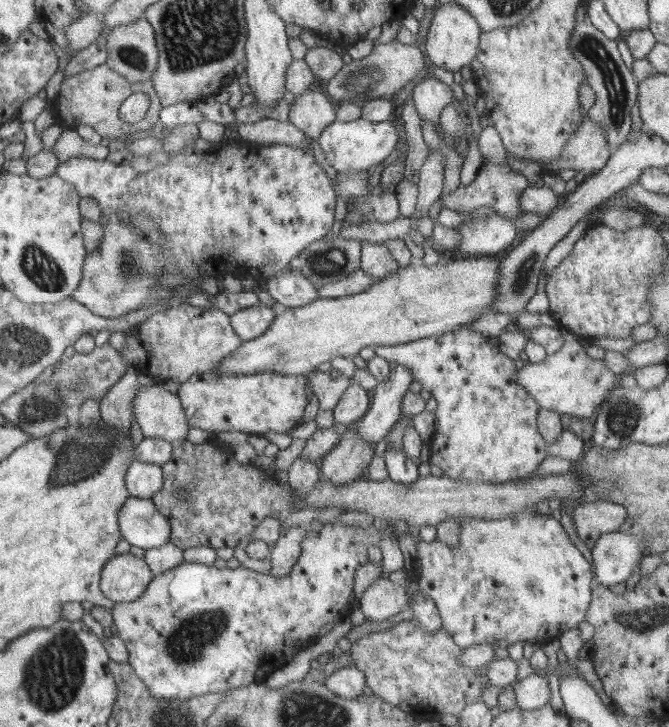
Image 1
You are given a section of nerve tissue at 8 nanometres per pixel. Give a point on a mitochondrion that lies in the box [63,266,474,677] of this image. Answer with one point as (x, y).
(185, 645)

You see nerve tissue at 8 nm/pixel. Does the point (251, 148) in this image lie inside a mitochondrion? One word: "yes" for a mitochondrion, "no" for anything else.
no

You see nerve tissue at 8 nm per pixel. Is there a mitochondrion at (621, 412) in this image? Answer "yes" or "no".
yes

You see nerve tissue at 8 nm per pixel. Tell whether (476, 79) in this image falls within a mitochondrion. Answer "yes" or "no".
no

